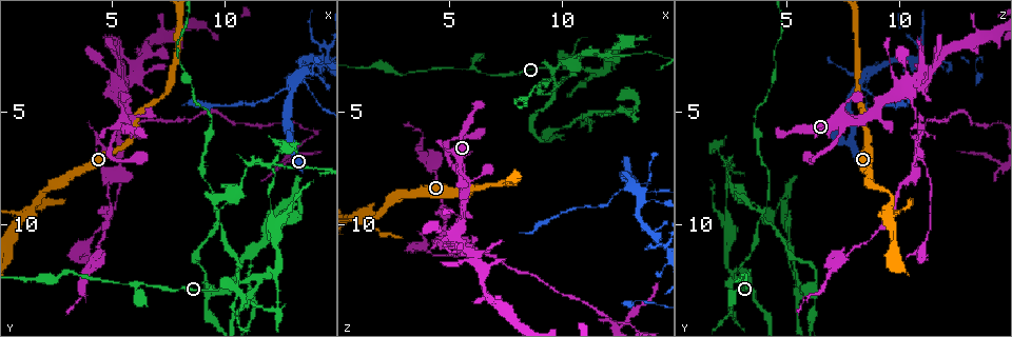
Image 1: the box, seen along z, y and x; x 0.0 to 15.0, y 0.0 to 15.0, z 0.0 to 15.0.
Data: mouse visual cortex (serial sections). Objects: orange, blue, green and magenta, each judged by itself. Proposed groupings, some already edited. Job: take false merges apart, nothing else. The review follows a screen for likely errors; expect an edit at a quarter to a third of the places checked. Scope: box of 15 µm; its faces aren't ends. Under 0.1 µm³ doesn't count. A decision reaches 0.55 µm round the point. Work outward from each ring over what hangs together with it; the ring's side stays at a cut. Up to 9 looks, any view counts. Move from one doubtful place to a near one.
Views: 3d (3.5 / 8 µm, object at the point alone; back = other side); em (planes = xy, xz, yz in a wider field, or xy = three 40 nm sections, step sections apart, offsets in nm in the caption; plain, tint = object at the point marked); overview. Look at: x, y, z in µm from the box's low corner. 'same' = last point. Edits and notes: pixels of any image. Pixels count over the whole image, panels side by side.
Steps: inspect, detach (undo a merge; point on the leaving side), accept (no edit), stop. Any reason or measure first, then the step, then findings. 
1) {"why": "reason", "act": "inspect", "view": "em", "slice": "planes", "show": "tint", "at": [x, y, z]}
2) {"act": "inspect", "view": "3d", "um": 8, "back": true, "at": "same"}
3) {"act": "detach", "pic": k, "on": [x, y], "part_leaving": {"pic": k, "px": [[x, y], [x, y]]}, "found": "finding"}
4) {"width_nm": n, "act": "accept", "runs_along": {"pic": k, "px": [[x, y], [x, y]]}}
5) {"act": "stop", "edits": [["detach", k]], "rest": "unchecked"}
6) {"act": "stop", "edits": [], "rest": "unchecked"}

{"why": "three-way junction", "act": "inspect", "view": "3d", "um": 3.5, "at": [12.2, 12.1, 2.7]}

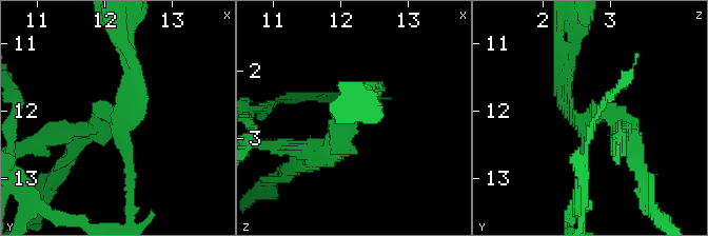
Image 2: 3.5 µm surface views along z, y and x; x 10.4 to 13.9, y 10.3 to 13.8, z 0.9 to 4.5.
{"arms": 3, "arm_widths_nm": [100, 150, 300], "act": "inspect", "view": "em", "slice": "xy", "step": 2, "show": "tint", "at": [12.25, 12.10, 2.60]}

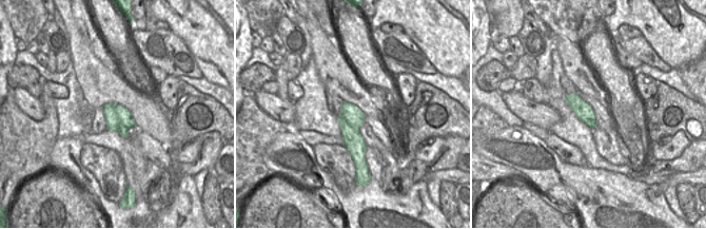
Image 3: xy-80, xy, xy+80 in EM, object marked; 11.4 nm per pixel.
{"act": "inspect", "view": "em", "slice": "xy", "step": 5, "show": "tint", "at": "same"}

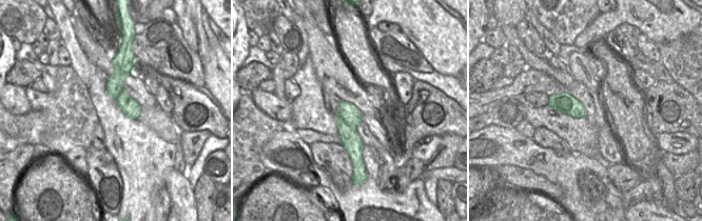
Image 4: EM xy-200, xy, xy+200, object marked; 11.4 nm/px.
{"act": "accept", "runs_along": {"pic": 4, "px": [[115, 67], [116, 92], [135, 116]]}, "found": "one cell here"}

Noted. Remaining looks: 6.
{"why": "abrupt turn", "act": "inspect", "view": "3d", "um": 3.5, "at": [12.0, 7.4, 2.3]}

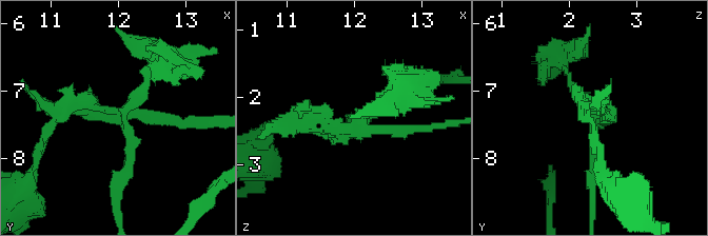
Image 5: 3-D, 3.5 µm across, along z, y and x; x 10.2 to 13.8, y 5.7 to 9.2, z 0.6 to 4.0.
{"why": "now the EM", "act": "inspect", "view": "em", "slice": "xy", "step": 5, "show": "tint", "at": [12.05, 7.35, 2.35]}

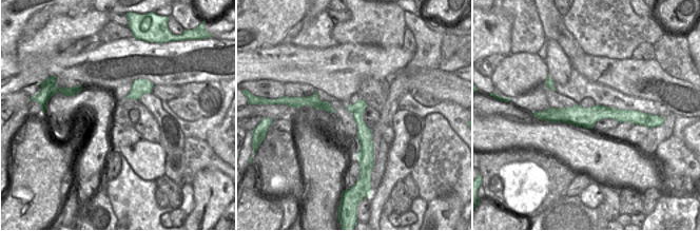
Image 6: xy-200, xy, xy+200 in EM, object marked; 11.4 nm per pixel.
{"act": "accept", "runs_along": {"pic": 5, "px": [[592, 180], [601, 112], [587, 112]]}, "found": "one cell here"}

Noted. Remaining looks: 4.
{"act": "inspect", "view": "3d", "um": 3.5, "at": [9.7, 9.4, 3.6]}

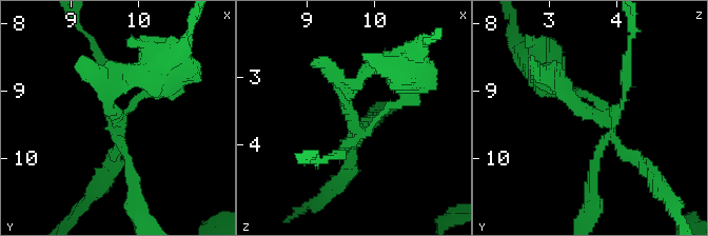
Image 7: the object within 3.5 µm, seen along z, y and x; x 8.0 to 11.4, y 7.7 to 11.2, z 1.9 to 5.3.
{"why": "now the EM", "act": "inspect", "view": "em", "slice": "xy", "step": 3, "show": "tint", "at": [9.70, 9.40, 3.70]}

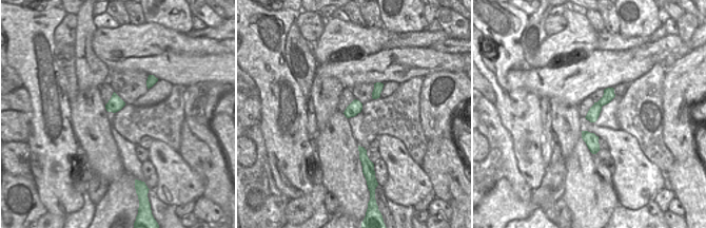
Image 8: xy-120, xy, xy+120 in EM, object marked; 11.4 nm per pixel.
{"why": "cut it another way", "act": "inspect", "view": "em", "slice": "xy", "step": 1, "show": "tint", "at": "same"}

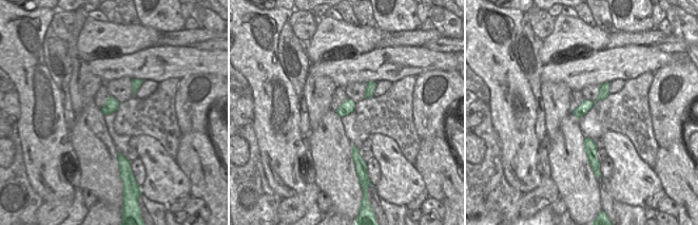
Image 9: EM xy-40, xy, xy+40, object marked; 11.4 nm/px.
{"act": "accept", "found": "continuous, no second cell"}

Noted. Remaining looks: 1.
{"act": "stop", "edits": [], "rest": "unchecked"}

